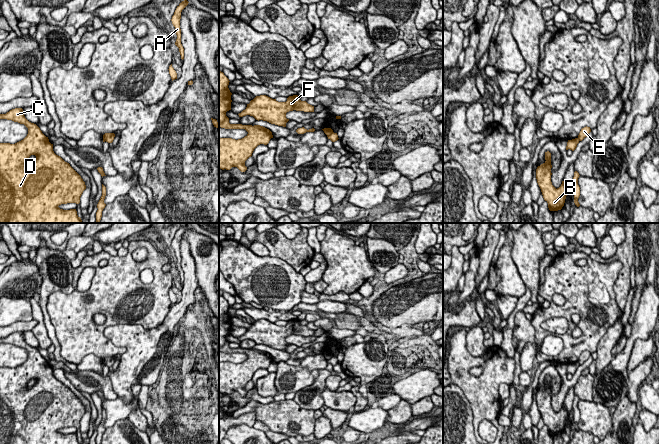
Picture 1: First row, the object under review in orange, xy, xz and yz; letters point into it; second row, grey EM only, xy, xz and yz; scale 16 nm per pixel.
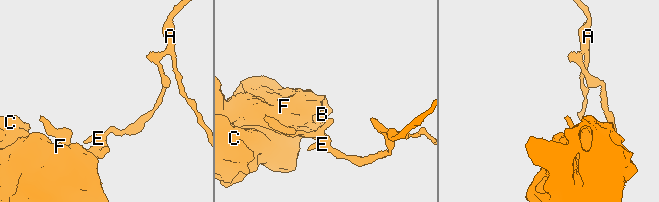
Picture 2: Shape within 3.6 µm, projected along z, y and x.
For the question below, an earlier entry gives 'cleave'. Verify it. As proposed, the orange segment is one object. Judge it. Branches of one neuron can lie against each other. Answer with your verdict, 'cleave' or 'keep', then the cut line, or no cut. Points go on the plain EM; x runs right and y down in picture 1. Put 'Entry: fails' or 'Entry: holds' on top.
Entry: holds
cleave; cut in yz along (577, 362), (579, 364)

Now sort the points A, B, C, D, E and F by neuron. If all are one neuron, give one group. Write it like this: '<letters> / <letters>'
A E / B C D F

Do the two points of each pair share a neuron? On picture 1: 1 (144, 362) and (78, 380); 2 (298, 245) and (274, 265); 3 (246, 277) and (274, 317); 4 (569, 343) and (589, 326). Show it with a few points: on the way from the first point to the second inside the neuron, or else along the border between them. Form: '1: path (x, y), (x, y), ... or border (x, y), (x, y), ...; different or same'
1: border (107, 375), (111, 381), (113, 391), (118, 396); different
2: border (269, 255), (280, 257), (298, 272); different
3: border (274, 310), (289, 312); different
4: path (575, 343), (578, 343), (589, 332); same

